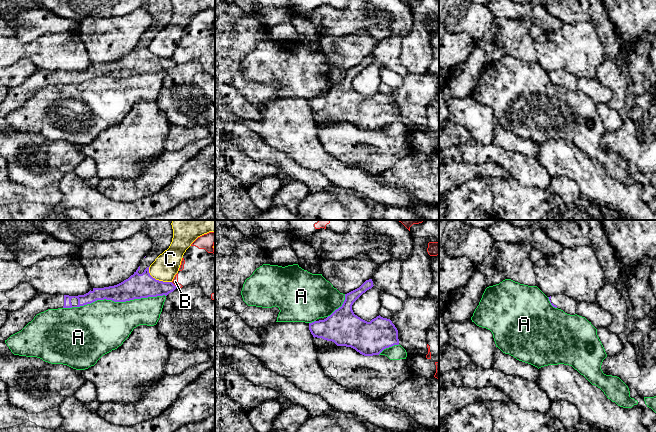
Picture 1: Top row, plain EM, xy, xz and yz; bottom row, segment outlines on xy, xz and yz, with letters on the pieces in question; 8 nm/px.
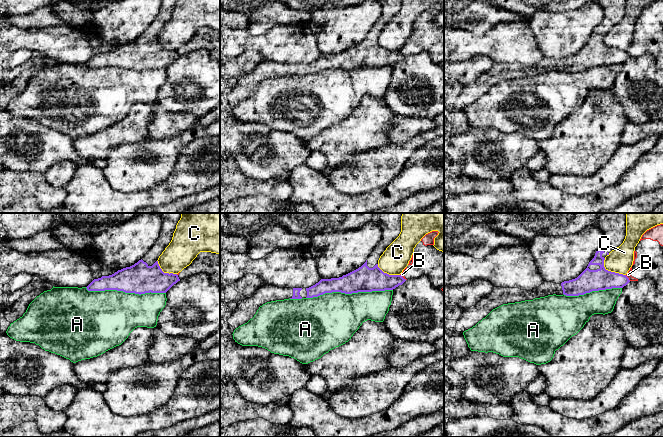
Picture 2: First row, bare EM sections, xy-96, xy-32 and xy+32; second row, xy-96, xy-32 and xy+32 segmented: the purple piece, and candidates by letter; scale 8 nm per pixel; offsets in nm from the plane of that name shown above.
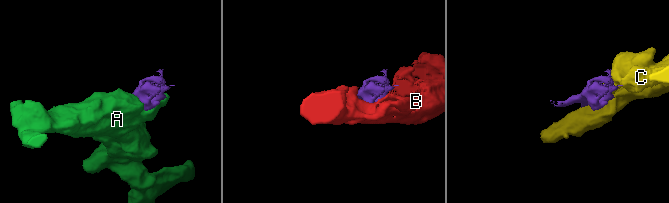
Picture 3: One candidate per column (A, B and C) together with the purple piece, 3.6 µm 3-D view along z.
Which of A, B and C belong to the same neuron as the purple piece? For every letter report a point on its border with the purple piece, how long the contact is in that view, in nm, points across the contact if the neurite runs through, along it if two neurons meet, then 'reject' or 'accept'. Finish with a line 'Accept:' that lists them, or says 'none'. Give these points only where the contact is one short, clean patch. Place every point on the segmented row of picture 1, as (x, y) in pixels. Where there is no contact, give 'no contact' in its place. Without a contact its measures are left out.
A: meets purple in xy at (114, 301); contact 850 nm long; reject
B: meets purple in xy at (173, 284); contact 70 nm long; border along xy (171, 282), (177, 287); reject
C: meets purple in xy at (157, 280); contact 220 nm long; reject
Accept: none

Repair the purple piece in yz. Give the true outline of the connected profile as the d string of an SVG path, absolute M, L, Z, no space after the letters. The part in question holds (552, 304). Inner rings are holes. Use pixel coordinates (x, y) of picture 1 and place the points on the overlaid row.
M553 295L548 298L553 307L561 309L570 315L576 314L577 302L573 298L566 295Z

